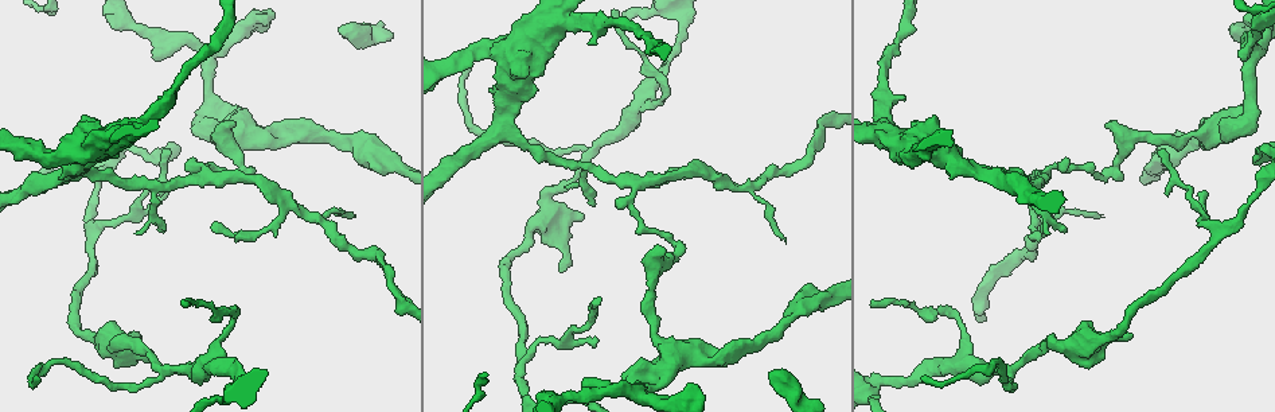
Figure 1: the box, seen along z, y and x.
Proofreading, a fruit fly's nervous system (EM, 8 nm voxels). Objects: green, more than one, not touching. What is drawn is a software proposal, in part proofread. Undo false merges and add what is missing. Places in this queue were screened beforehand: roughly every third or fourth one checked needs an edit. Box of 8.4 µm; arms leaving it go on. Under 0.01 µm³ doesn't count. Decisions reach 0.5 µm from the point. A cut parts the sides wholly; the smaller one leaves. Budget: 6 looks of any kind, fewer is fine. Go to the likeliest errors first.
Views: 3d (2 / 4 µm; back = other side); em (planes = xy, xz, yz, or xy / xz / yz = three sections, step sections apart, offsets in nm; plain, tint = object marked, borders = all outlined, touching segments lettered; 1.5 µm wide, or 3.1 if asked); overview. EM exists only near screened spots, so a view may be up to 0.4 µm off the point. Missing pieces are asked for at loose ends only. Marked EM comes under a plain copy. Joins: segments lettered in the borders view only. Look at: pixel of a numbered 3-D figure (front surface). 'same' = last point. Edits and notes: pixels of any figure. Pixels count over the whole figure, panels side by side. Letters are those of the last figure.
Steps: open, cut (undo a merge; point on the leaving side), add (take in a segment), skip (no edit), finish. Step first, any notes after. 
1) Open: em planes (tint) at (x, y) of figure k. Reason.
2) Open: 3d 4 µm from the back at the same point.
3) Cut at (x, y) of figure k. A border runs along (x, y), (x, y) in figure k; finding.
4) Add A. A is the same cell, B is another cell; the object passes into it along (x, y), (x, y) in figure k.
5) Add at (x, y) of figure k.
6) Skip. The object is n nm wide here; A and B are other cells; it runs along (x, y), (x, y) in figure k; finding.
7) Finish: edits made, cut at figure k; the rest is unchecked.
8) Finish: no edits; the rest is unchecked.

Open: 3d 4 µm at (34, 380) of figure 1. End of a long branch.

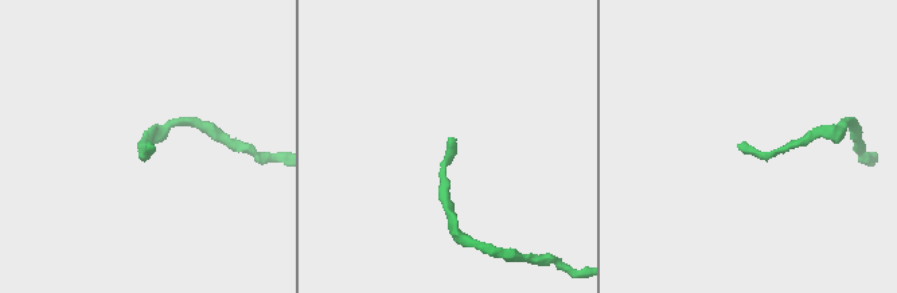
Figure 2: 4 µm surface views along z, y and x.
Open: em xz step 8 (borders) at (147, 146) of figure 2.

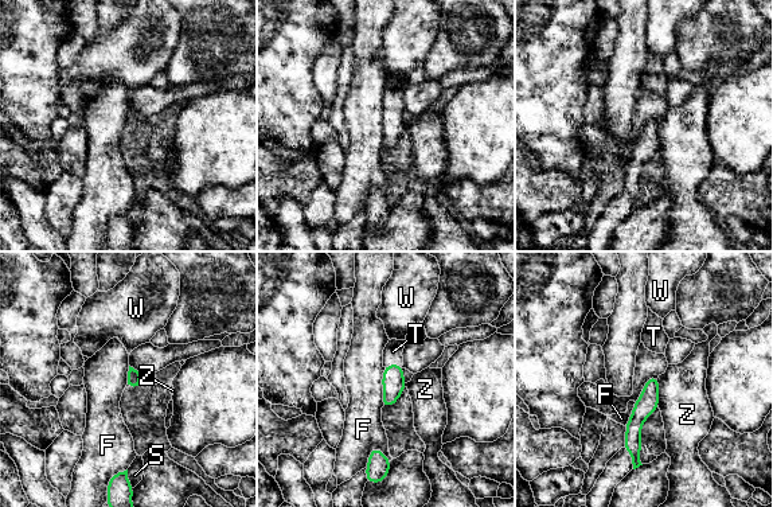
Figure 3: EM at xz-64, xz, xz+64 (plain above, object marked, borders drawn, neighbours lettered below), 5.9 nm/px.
Open: em planes (borders) at the same point. Another direction.

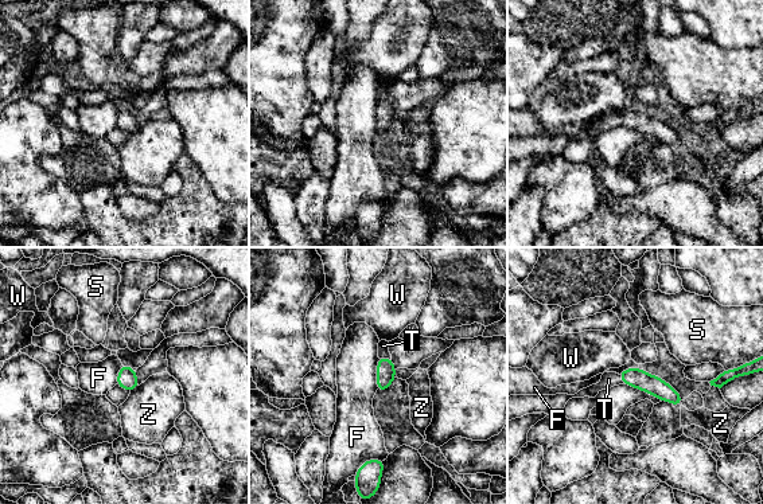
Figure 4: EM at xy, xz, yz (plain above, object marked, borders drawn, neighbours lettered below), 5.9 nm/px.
Add T. T is the same cell, F, S, W and Z are other cells; the object passes into it along (385, 367), (385, 358), (382, 346) in figure 4; the cell continues.

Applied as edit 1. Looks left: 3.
Open: 3d 2 µm at (161, 187) of figure 1. A fork.

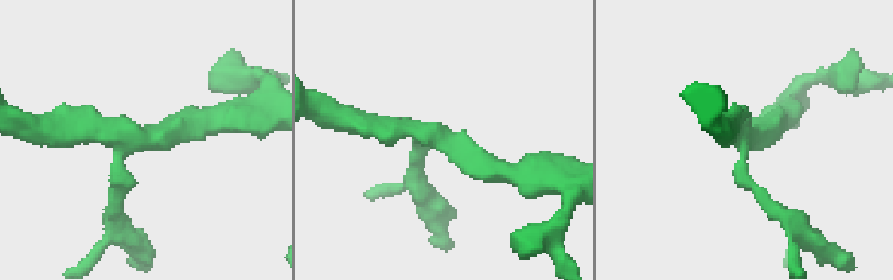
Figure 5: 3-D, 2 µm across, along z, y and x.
Open: em planes (tint) at (436, 135) of figure 5. 3 arms meet here; shape alone is not enough.

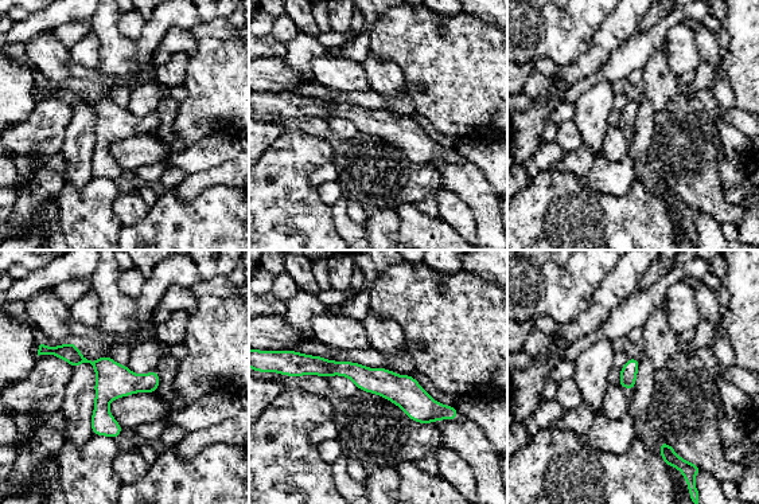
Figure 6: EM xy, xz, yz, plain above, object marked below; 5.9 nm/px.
Open: em planes (borders) at the same point.

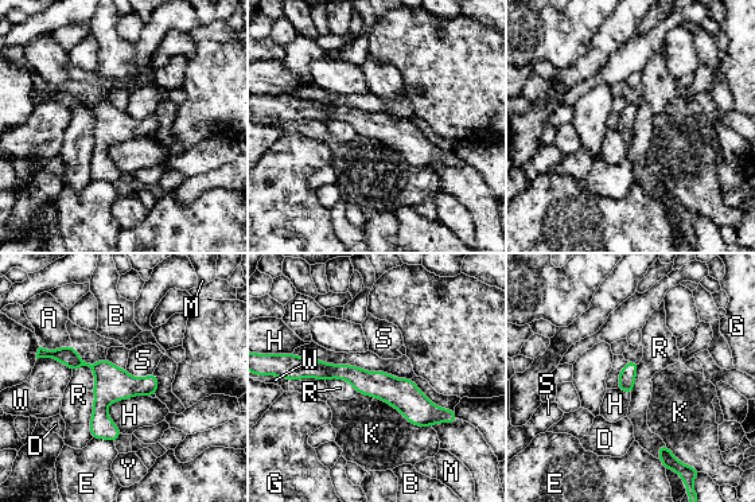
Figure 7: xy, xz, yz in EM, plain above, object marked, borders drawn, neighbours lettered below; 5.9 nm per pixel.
Skip. The object is 190 nm wide here; A, B, D, E, G, H, K, M, R, S, W and Y are other cells; a border runs along (148, 395), (108, 407), (121, 434) in figure 7; one cell here.

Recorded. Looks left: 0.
Finish: edits made, add at figure 4; the rest is unchecked.

